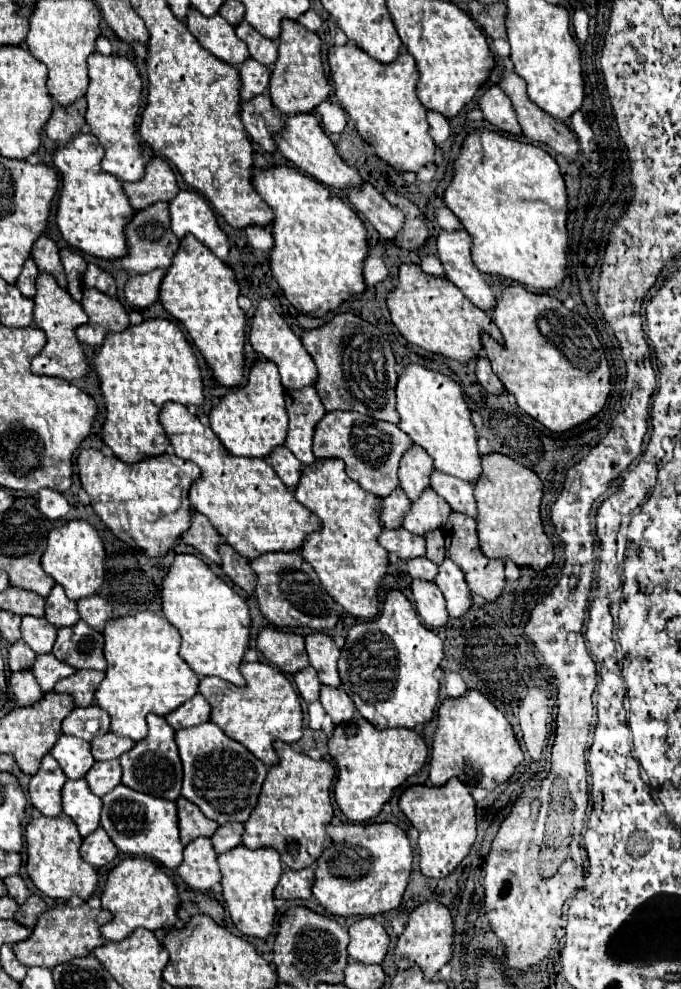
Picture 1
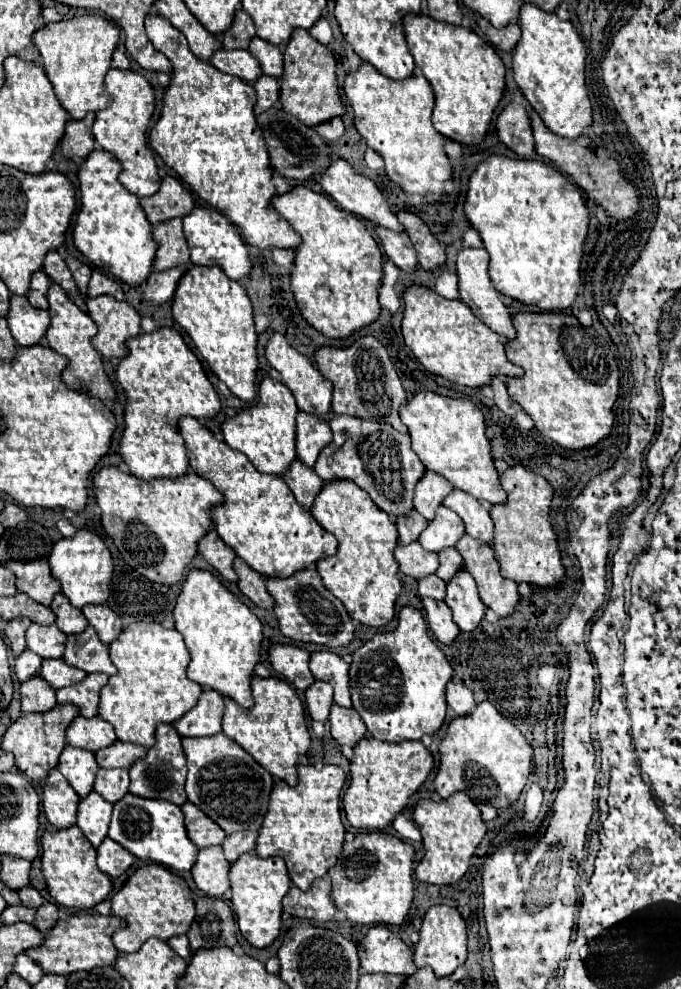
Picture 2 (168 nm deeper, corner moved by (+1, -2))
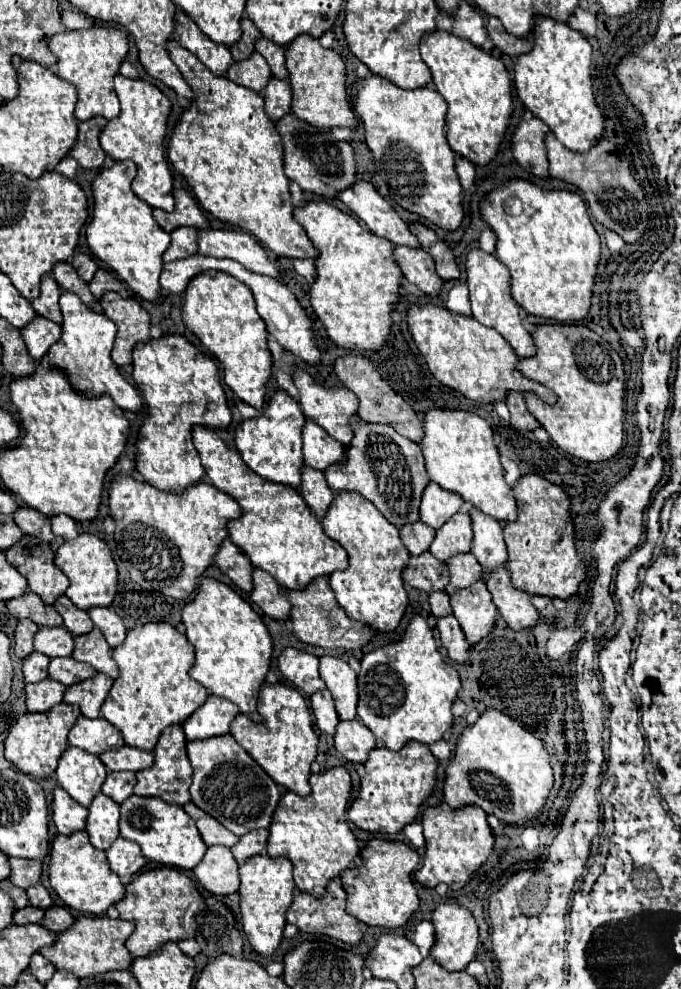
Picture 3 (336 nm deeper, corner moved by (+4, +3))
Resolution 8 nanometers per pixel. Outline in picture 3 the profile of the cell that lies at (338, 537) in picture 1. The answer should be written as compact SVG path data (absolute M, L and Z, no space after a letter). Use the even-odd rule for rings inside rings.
M350 491L338 493L328 511L330 513L322 519L324 531L350 555L350 567L330 575L330 587L336 593L338 603L350 619L362 621L376 631L394 631L408 607L402 569L406 569L410 559L408 549L400 541L398 527L386 521L370 501Z

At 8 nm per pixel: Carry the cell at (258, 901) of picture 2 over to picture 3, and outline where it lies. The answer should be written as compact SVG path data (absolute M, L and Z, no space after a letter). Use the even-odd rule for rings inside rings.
M268 855L250 857L246 863L240 865L240 881L242 881L240 885L242 929L252 949L262 957L270 957L282 941L282 933L286 925L286 911L294 895L292 863L286 857L278 857L278 859L272 859Z

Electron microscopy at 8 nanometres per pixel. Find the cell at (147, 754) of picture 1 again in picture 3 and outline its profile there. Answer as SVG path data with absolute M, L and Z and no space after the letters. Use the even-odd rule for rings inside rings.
M170 725L162 731L160 741L154 749L154 757L156 757L154 765L136 775L138 783L136 783L134 793L142 795L142 797L160 797L166 803L174 803L174 805L186 805L190 801L188 789L192 783L192 767L190 767L190 761L186 755L186 737L184 737L182 727Z

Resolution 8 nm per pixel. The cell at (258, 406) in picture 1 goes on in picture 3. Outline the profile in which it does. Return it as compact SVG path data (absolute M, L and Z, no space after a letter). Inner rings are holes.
M276 391L262 411L260 417L242 421L236 427L236 447L244 459L244 463L268 481L276 481L282 485L290 485L298 489L300 473L302 473L302 425L306 417L296 399L292 399L286 391Z

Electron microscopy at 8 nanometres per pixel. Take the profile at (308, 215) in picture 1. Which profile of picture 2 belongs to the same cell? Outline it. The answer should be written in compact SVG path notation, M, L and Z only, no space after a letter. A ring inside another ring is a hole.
M293 186L285 194L275 194L271 206L301 236L289 274L291 292L301 316L329 338L347 338L355 330L371 324L379 316L377 288L383 278L381 250L365 224L339 210L327 196L307 186Z

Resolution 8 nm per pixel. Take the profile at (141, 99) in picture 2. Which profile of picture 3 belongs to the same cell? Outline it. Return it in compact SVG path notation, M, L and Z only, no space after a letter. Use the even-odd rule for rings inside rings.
M122 75L114 77L116 93L120 99L120 115L104 127L100 135L102 149L114 159L114 161L134 161L138 167L138 175L132 183L134 193L146 201L154 209L170 211L174 209L174 195L172 195L172 173L166 159L166 127L168 117L172 111L170 99L152 83L142 79L126 79Z

